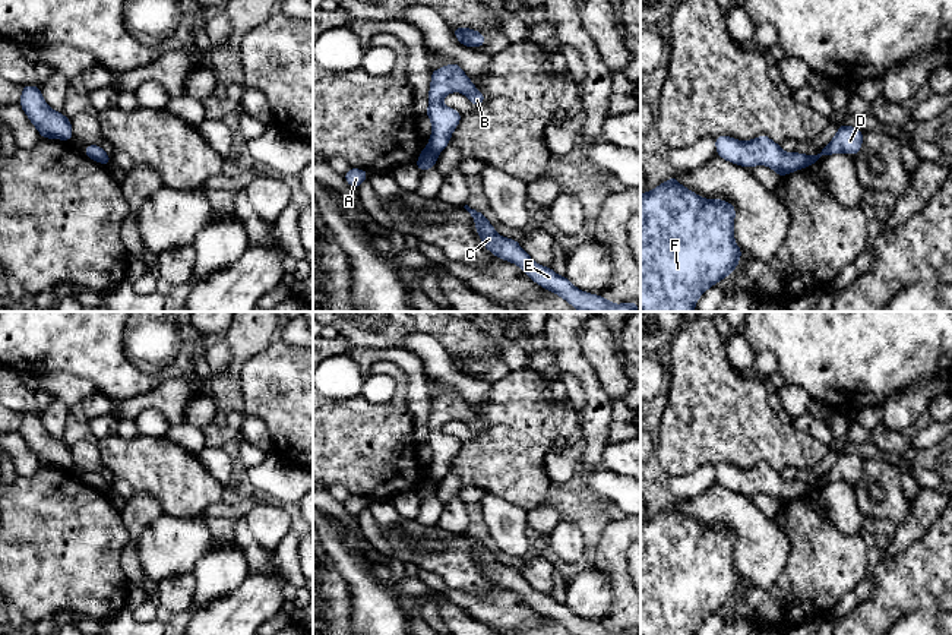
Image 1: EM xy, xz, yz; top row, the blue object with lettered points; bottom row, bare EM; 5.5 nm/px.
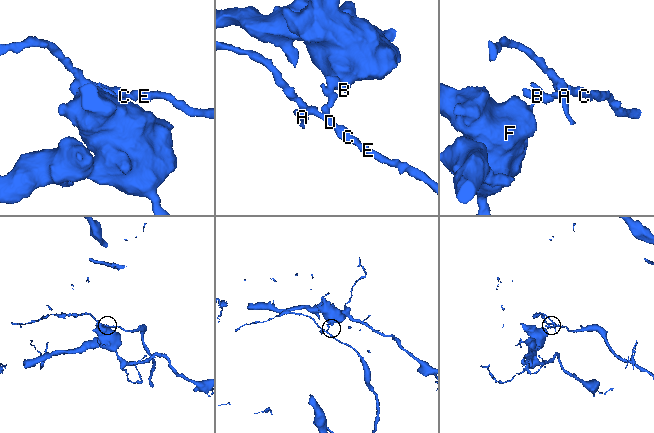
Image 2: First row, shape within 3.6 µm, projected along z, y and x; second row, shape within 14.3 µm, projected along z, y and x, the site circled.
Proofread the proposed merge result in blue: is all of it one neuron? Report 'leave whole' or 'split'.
split

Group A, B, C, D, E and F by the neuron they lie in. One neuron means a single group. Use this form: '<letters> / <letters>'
A C D E / B F

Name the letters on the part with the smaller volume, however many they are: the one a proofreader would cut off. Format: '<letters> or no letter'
A, C, D, E

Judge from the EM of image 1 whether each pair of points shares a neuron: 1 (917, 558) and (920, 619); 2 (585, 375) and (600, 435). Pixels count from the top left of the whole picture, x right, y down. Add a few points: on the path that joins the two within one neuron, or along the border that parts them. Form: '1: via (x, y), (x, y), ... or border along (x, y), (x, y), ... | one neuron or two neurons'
1: border along (936, 612), (913, 610), (900, 619) | two neurons
2: via (591, 389), (594, 420) | one neuron

